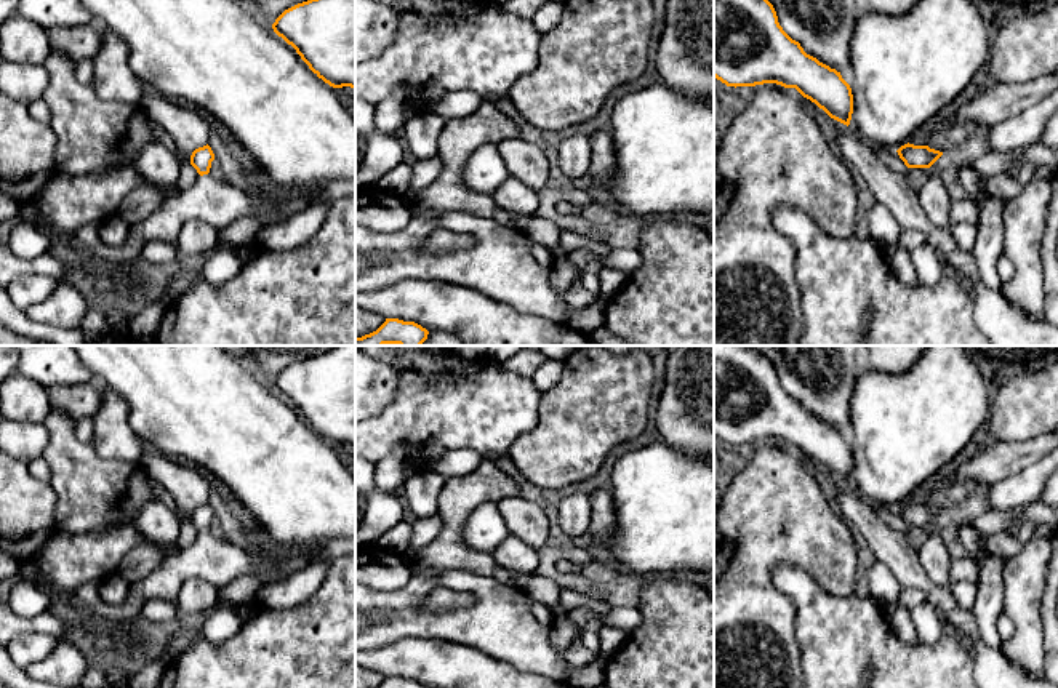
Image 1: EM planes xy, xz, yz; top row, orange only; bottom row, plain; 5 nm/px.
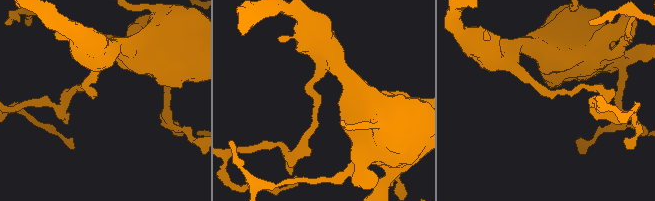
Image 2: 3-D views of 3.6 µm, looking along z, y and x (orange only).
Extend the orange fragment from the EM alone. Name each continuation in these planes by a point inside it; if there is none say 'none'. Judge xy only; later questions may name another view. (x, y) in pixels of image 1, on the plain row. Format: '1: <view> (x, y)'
1: xy (210, 557)

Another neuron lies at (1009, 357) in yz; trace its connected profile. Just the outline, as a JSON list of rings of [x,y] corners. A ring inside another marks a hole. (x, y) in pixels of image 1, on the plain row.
[[[975,346],[1005,371],[1032,368],[1058,357],[1058,346]]]

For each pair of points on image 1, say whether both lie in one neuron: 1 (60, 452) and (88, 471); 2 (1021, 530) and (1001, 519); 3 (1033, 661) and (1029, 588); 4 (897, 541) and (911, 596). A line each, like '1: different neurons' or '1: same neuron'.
1: same neuron
2: same neuron
3: same neuron
4: different neurons

